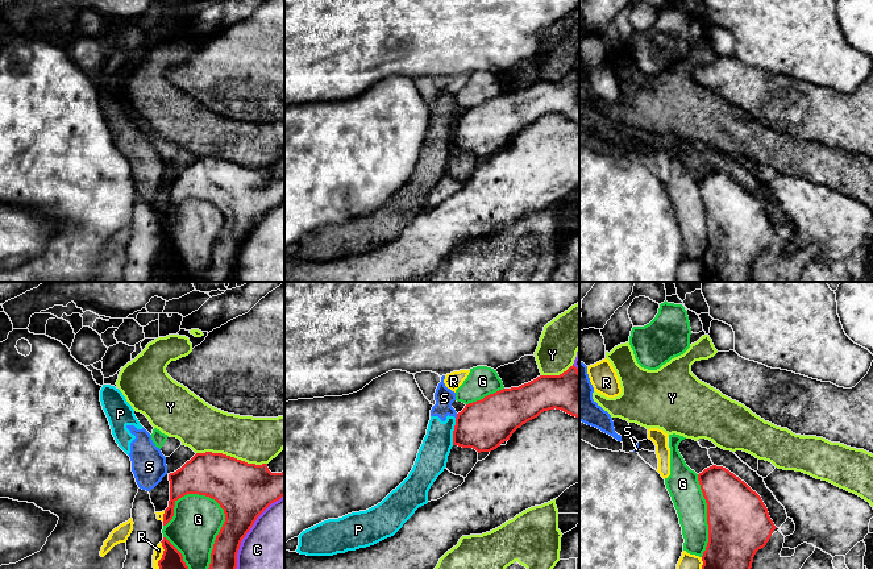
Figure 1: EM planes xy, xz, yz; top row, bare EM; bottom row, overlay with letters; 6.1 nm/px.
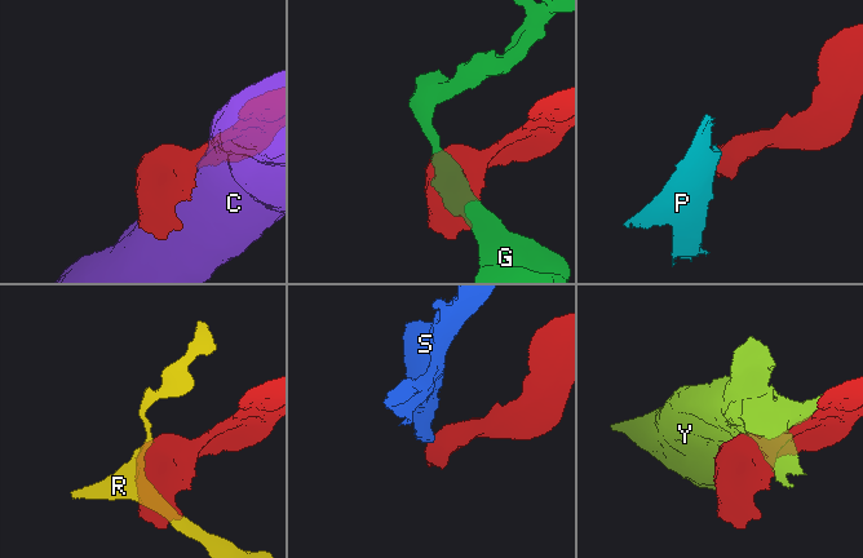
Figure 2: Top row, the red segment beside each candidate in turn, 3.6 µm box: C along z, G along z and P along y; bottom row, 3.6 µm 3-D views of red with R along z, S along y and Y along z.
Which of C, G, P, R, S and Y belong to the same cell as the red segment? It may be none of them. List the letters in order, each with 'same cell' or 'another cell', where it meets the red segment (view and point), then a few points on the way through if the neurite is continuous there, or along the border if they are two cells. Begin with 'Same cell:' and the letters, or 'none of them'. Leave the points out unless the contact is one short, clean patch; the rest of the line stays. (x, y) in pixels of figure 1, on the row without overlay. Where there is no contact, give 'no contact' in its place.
Same cell: none of them
C: another cell | xy (246, 237)
G: another cell | xy (223, 229)
P: another cell | xz (453, 136) | along xz (456, 123), (452, 149)
R: another cell | xy (162, 261)
S: another cell | xz (457, 121) | along xz (457, 119), (456, 123)
Y: another cell | xy (232, 162)

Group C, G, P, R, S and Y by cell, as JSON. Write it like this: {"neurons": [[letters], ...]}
{"neurons": [["C"], ["G"], ["P", "S"], ["R"], ["Y"]]}

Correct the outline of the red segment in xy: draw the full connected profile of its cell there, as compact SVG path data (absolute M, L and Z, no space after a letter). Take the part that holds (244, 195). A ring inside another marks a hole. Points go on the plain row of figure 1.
M196 158L180 174L169 179L170 205L163 219L163 230L174 221L175 207L187 199L199 199L215 204L224 215L225 227L216 241L211 258L208 282L233 282L237 273L237 258L242 244L257 223L284 200L284 175L271 178L267 169L255 170L223 158Z

